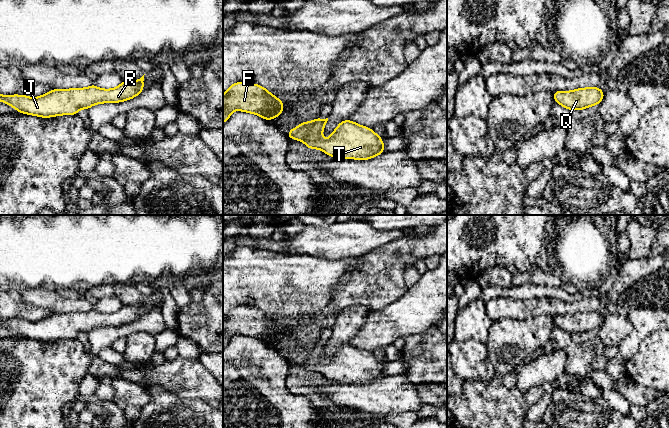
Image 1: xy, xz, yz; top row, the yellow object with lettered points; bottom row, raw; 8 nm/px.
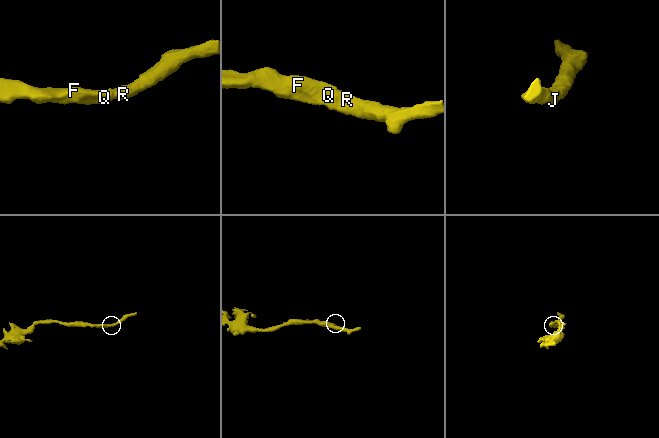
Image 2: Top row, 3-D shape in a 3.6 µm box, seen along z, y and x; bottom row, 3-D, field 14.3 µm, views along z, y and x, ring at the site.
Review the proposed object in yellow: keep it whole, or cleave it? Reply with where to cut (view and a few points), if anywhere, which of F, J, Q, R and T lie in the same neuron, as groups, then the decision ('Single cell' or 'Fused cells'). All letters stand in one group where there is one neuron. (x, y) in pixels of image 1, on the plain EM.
No split. Groups: F J Q R T. Single cell

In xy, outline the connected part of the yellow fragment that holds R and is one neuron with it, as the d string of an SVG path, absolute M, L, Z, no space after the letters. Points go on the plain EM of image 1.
M144 299L136 305L123 305L113 313L100 313L95 309L87 312L53 313L31 322L25 319L2 319L0 325L9 328L22 338L38 341L78 338L80 333L88 333L101 327L118 327L130 324L144 313Z

